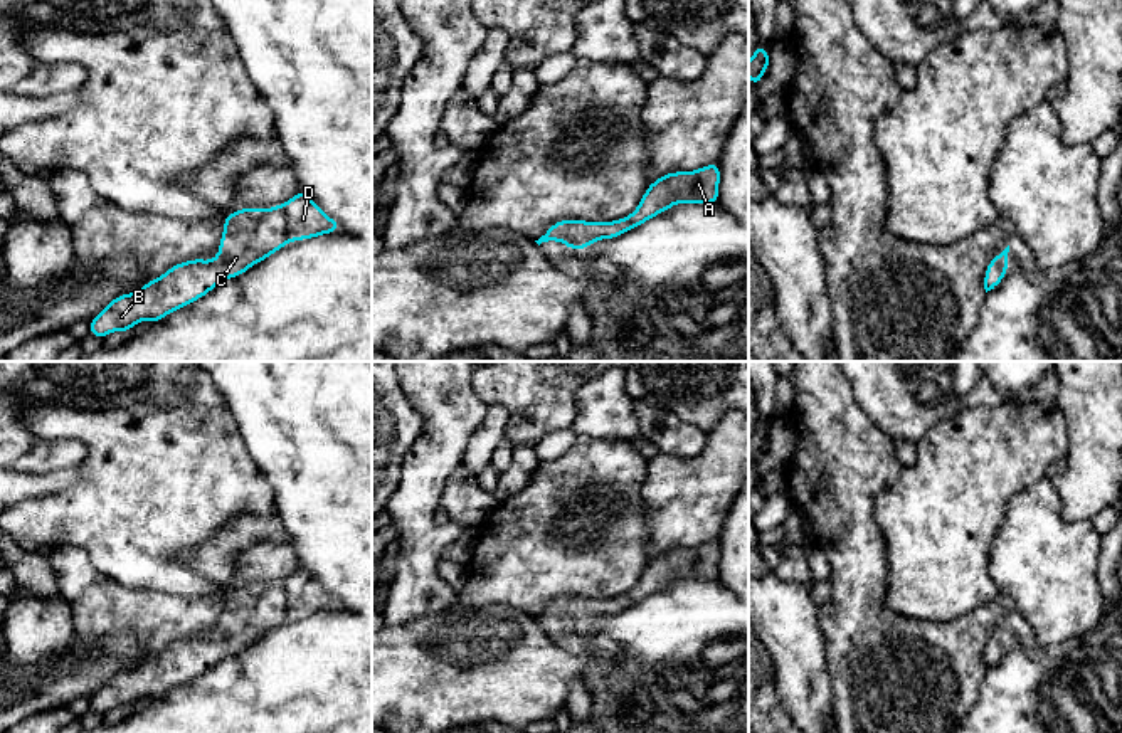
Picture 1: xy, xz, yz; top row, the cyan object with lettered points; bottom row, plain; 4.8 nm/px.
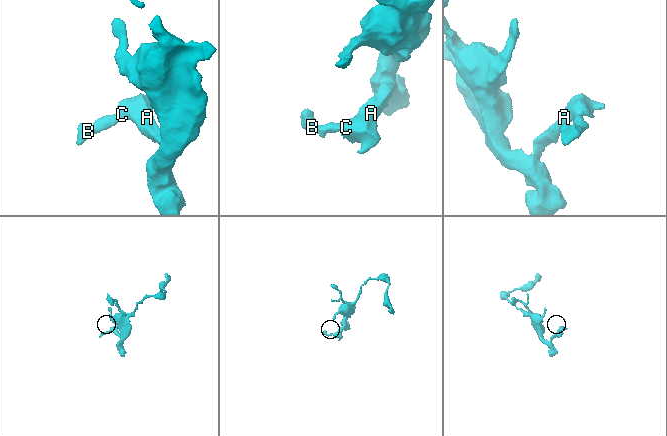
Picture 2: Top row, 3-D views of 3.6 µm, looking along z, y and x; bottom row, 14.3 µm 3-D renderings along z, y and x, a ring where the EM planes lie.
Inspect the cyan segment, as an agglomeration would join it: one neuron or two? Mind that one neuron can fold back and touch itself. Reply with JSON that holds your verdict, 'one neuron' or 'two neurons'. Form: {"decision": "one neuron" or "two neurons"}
{"decision": "one neuron"}

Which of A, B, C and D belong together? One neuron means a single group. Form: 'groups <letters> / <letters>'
groups A B C D

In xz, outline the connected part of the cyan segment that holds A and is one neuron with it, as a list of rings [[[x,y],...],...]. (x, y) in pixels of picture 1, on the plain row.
[[[712,540],[693,548],[666,550],[649,560],[638,585],[612,599],[558,597],[538,617],[557,617],[572,627],[585,625],[602,615],[614,615],[646,597],[669,587],[675,580],[718,580],[720,543]]]

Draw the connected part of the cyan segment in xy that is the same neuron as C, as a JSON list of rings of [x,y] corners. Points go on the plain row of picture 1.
[[[299,567],[288,578],[271,583],[247,583],[224,597],[219,630],[212,637],[193,635],[175,641],[146,659],[138,669],[114,674],[89,698],[89,709],[99,715],[130,708],[140,698],[161,698],[207,669],[267,635],[289,619],[338,609],[340,600]]]

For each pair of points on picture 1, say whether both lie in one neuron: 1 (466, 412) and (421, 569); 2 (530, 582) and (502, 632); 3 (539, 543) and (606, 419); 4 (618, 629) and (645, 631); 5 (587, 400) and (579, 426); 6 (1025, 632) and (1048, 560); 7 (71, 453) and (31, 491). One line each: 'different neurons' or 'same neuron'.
1: same neuron
2: different neurons
3: different neurons
4: same neuron
5: same neuron
6: different neurons
7: different neurons

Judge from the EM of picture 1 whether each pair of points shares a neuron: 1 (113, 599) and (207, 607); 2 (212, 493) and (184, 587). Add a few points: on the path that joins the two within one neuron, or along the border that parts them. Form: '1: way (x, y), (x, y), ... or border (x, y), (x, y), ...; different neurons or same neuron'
1: way (137, 611), (184, 611); same neuron
2: way (189, 516), (164, 542), (164, 564); same neuron

